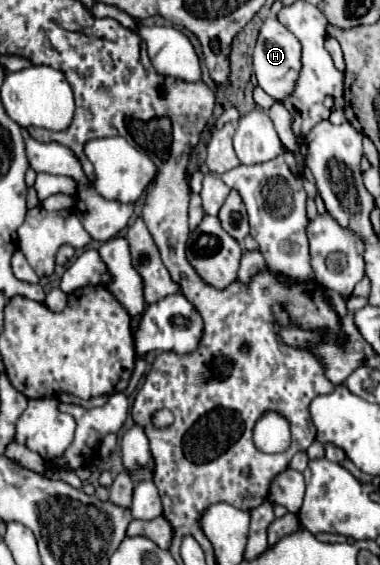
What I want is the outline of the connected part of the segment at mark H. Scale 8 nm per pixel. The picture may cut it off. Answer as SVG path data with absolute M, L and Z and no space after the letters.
M269 17L259 31L259 39L257 39L257 45L253 51L253 73L259 81L259 87L269 97L283 103L283 99L287 99L287 95L291 95L291 91L295 91L299 71L301 71L301 43L299 43L299 39L295 39L295 35L291 35L277 19Z

